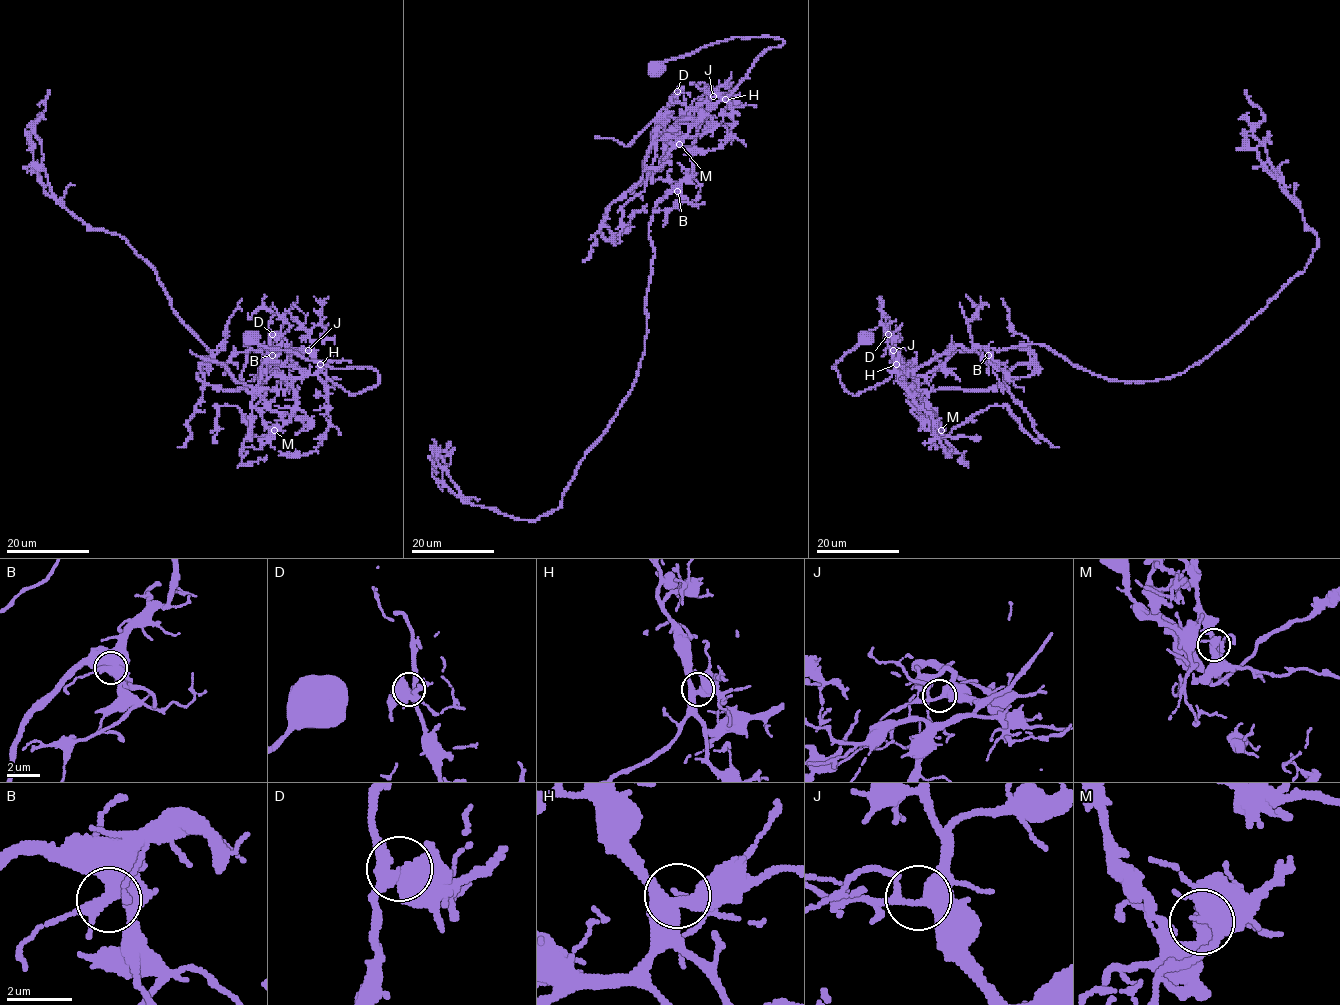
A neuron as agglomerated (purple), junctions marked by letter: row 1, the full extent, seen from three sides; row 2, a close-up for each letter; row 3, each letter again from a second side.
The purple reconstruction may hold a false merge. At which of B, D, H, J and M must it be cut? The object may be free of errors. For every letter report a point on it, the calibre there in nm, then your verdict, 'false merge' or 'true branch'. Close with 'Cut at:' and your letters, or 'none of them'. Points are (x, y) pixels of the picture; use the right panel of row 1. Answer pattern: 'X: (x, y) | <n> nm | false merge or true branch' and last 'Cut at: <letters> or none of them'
B: (988, 355) | 400 nm | true branch
D: (888, 334) | 380 nm | true branch
H: (896, 364) | 400 nm | true branch
J: (893, 350) | 320 nm | true branch
M: (941, 430) | 340 nm | false merge
Cut at: M

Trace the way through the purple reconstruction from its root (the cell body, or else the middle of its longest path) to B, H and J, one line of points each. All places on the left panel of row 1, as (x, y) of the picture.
B: (249, 338), (334, 368), (373, 368), (378, 382), (351, 395), (319, 370), (301, 370), (286, 345), (272, 355)
H: (249, 338), (260, 345), (291, 350), (334, 368), (373, 368), (378, 382), (351, 395), (335, 385), (320, 364)
J: (249, 338), (260, 345), (291, 350), (334, 368), (373, 368), (378, 382), (351, 395), (326, 375), (308, 350)

